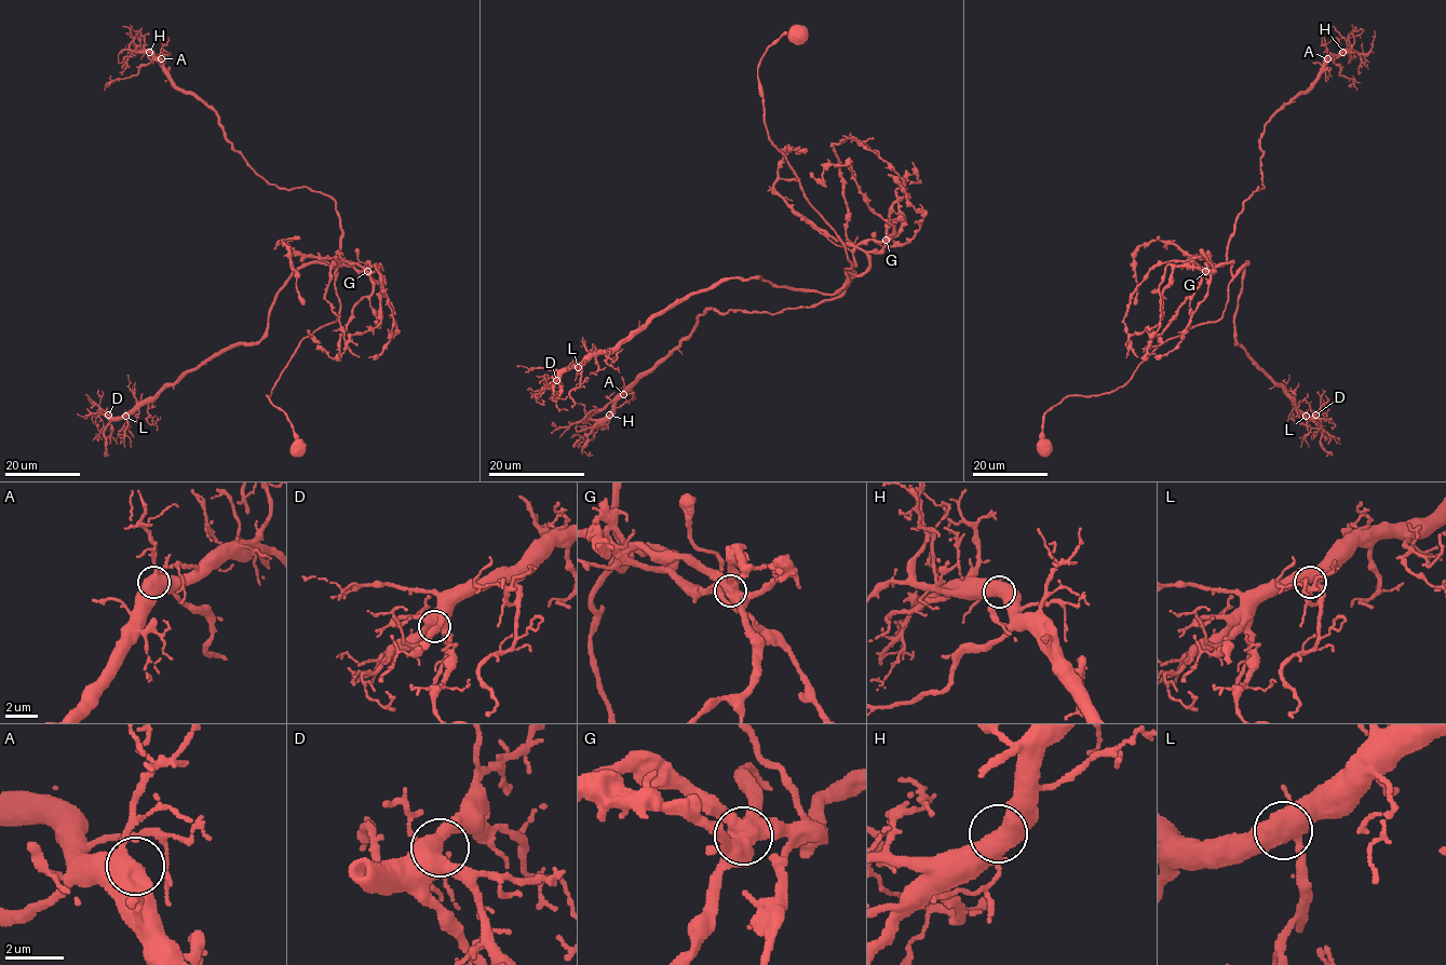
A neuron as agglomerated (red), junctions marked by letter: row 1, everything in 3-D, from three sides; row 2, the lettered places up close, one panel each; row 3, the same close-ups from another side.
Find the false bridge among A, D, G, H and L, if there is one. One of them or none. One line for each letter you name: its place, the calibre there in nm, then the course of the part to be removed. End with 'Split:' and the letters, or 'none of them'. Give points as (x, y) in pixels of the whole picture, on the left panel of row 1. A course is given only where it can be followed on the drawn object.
G: at (367, 271); 600 nm thick; foreign part runs (366, 271), (341, 263), (336, 203), (306, 187), (269, 185), (212, 109), (148, 52), (129, 51), (136, 30)
Split: G

